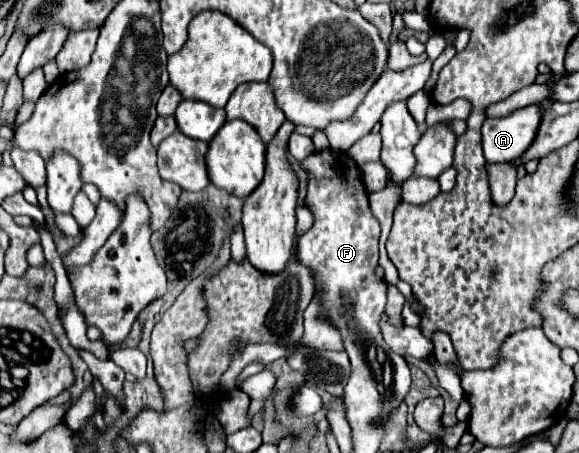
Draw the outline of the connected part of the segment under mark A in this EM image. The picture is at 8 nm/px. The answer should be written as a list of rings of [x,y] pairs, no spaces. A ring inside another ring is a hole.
[[[529,105],[513,111],[509,117],[485,119],[483,123],[483,153],[489,163],[515,161],[533,143],[541,125],[539,105]]]

